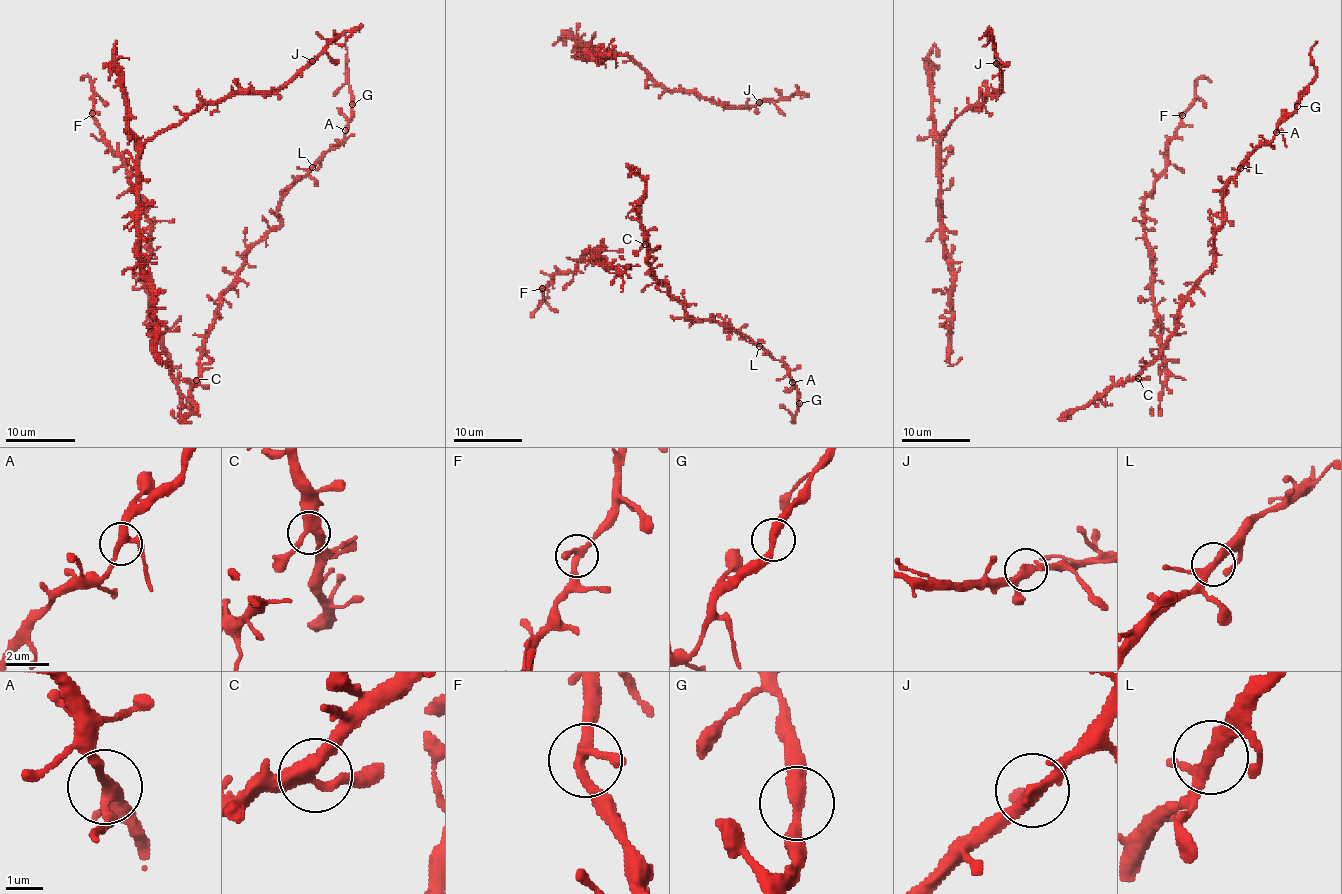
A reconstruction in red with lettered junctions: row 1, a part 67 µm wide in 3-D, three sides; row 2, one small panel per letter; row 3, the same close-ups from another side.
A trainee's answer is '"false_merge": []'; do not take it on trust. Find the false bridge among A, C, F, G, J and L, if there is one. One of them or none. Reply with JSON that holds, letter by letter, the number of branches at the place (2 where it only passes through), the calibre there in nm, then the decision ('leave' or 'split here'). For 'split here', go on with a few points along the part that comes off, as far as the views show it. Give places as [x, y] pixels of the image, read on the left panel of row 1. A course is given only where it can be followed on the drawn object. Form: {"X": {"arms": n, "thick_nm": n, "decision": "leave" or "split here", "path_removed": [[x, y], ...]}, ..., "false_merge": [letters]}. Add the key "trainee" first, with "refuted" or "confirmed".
{"trainee": "confirmed", "A": {"arms": 3, "thick_nm": 280, "decision": "leave"}, "C": {"arms": 3, "thick_nm": 380, "decision": "leave"}, "F": {"arms": 3, "thick_nm": 260, "decision": "leave"}, "G": {"arms": 2, "thick_nm": 360, "decision": "leave"}, "J": {"arms": 3, "thick_nm": 280, "decision": "leave"}, "L": {"arms": 3, "thick_nm": 280, "decision": "leave"}, "false_merge": []}

